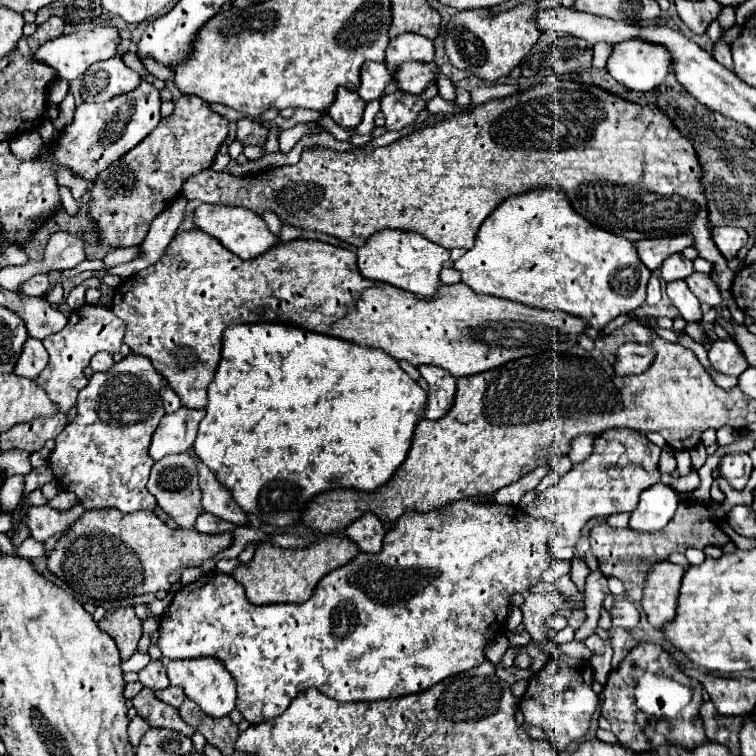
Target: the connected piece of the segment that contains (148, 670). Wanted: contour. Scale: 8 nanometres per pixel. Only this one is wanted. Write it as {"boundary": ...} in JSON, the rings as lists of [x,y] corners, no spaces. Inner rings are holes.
{"boundary":[[[151,661],[143,671],[139,671],[139,681],[153,691],[169,687],[169,679],[161,661]]]}

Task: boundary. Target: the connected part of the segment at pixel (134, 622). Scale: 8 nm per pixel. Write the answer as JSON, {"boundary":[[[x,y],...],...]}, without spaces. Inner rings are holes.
{"boundary":[[[131,605],[109,609],[99,621],[99,627],[115,639],[123,661],[127,661],[135,653],[137,643],[141,639],[141,621],[137,619],[135,609]]]}

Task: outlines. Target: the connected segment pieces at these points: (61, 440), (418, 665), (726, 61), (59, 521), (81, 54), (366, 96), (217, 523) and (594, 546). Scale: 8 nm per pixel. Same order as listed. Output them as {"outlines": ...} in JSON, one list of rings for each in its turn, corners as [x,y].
{"outlines":[[[[127,355],[119,363],[115,363],[109,371],[105,373],[95,373],[87,387],[79,391],[77,397],[77,417],[57,435],[55,439],[55,449],[49,457],[49,467],[53,469],[53,475],[57,483],[65,489],[77,495],[79,503],[85,509],[103,509],[103,507],[115,507],[123,513],[133,513],[133,511],[155,511],[157,517],[167,519],[167,515],[157,507],[155,497],[147,491],[147,479],[151,473],[151,457],[147,455],[151,435],[165,417],[163,409],[163,397],[161,391],[167,387],[167,379],[155,371],[151,361],[143,355]]],[[[461,499],[461,501],[451,501],[439,509],[433,509],[429,513],[419,513],[413,509],[407,509],[387,531],[383,549],[377,555],[371,553],[359,553],[353,561],[347,565],[331,571],[325,575],[319,585],[315,587],[313,595],[309,601],[295,605],[295,603],[279,603],[279,605],[253,605],[243,587],[233,581],[231,575],[211,571],[205,577],[181,587],[169,609],[163,613],[159,619],[159,647],[165,659],[201,659],[201,657],[213,657],[225,665],[225,669],[233,675],[237,683],[237,709],[241,715],[257,725],[271,721],[279,717],[289,703],[297,697],[297,693],[315,687],[323,695],[337,699],[337,701],[377,701],[377,699],[389,699],[389,697],[403,697],[411,693],[421,693],[429,689],[431,685],[443,681],[445,677],[469,671],[481,663],[487,661],[485,657],[485,647],[505,629],[507,617],[509,617],[509,607],[511,607],[511,597],[515,593],[525,593],[533,585],[541,583],[541,573],[549,567],[553,561],[551,551],[549,551],[549,533],[547,533],[549,523],[543,519],[535,519],[527,513],[523,513],[521,507],[515,505],[499,505],[499,503],[477,503],[473,499]]],[[[719,37],[715,43],[713,43],[713,57],[721,63],[721,65],[727,65],[729,69],[733,69],[733,61],[731,61],[731,47],[729,43]]],[[[79,503],[67,511],[53,509],[49,505],[31,507],[29,509],[29,533],[37,541],[47,541],[55,537],[57,533],[67,531],[79,519],[79,515],[83,515],[83,511],[85,509]]],[[[97,25],[93,29],[71,31],[71,33],[65,33],[63,37],[51,39],[45,45],[41,45],[41,49],[37,49],[37,55],[41,57],[39,61],[51,65],[59,73],[59,77],[63,77],[67,81],[75,81],[85,73],[85,69],[89,65],[93,65],[97,61],[103,61],[103,59],[111,59],[113,55],[117,55],[119,43],[121,43],[121,35],[119,35],[117,27]]],[[[367,63],[361,69],[361,87],[357,93],[363,101],[379,99],[391,79],[393,77],[387,73],[383,63]]],[[[203,509],[195,521],[195,529],[199,533],[225,533],[225,531],[233,531],[235,525],[231,525],[229,521],[223,521],[221,517],[213,517],[213,513]]],[[[695,501],[681,503],[677,507],[673,519],[667,523],[667,529],[655,531],[655,533],[635,533],[629,527],[613,529],[607,523],[597,523],[589,531],[589,543],[591,543],[591,551],[595,553],[595,557],[599,561],[599,569],[607,577],[619,577],[625,583],[627,593],[631,593],[631,599],[635,603],[639,603],[643,597],[643,587],[645,587],[647,575],[655,563],[665,561],[675,551],[685,553],[689,547],[705,549],[711,543],[715,547],[723,547],[729,541],[729,537],[711,519],[703,517],[703,511],[707,511],[707,507],[701,503],[695,503]]]]}

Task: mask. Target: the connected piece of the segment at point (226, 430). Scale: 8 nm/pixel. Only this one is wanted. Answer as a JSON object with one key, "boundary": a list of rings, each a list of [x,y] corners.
{"boundary":[[[261,321],[261,323],[239,323],[231,325],[223,333],[223,351],[221,351],[221,361],[215,373],[215,379],[209,385],[209,403],[205,407],[207,415],[203,417],[199,425],[199,433],[195,439],[195,453],[199,459],[211,469],[211,473],[225,485],[235,503],[245,511],[257,515],[263,523],[269,523],[273,527],[293,527],[299,523],[301,513],[305,505],[317,497],[319,493],[331,491],[331,489],[359,489],[359,491],[375,491],[383,487],[397,467],[405,461],[411,439],[413,439],[413,429],[419,421],[421,409],[425,409],[427,403],[427,393],[413,381],[401,367],[399,363],[383,353],[381,349],[375,347],[361,347],[351,341],[343,341],[339,337],[329,337],[313,331],[305,331],[297,325],[281,323],[281,321]]]}

